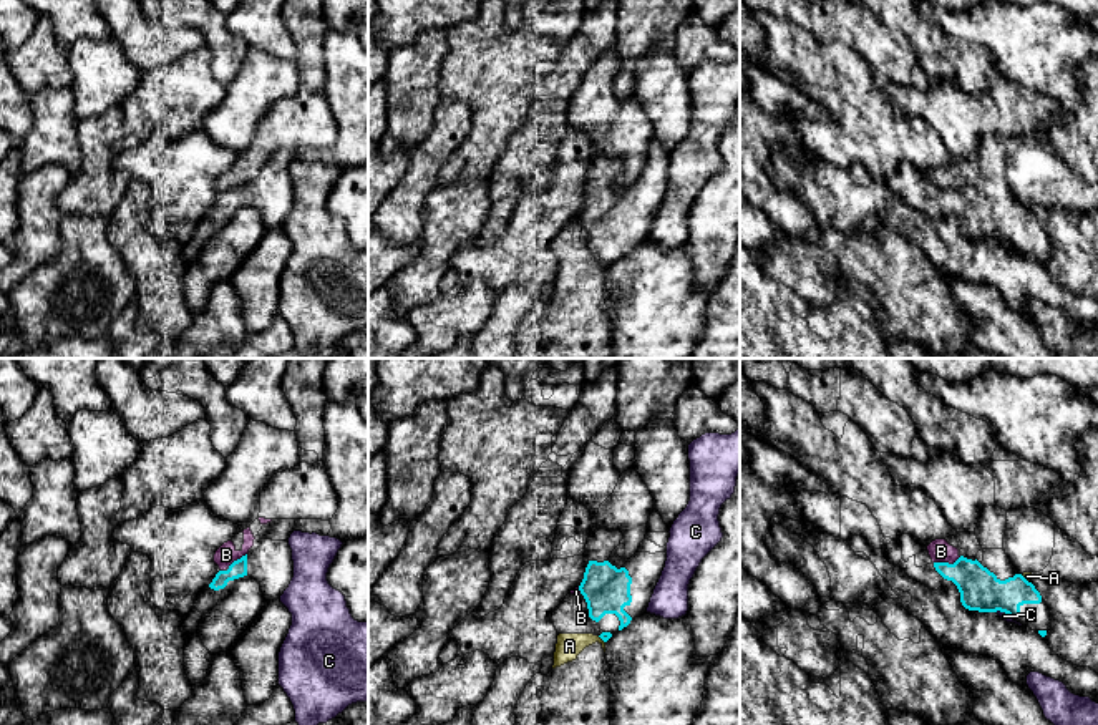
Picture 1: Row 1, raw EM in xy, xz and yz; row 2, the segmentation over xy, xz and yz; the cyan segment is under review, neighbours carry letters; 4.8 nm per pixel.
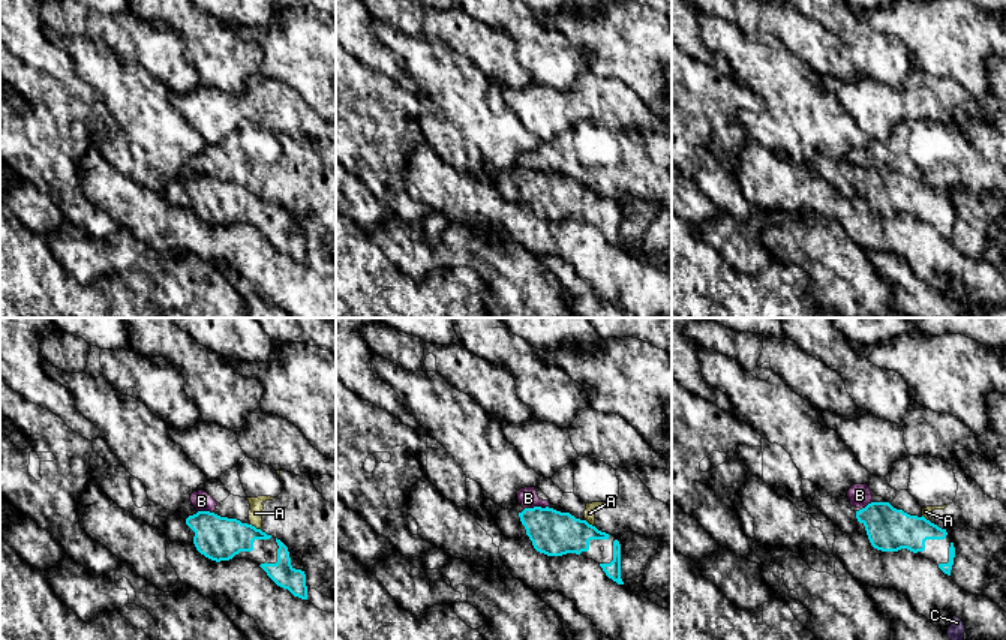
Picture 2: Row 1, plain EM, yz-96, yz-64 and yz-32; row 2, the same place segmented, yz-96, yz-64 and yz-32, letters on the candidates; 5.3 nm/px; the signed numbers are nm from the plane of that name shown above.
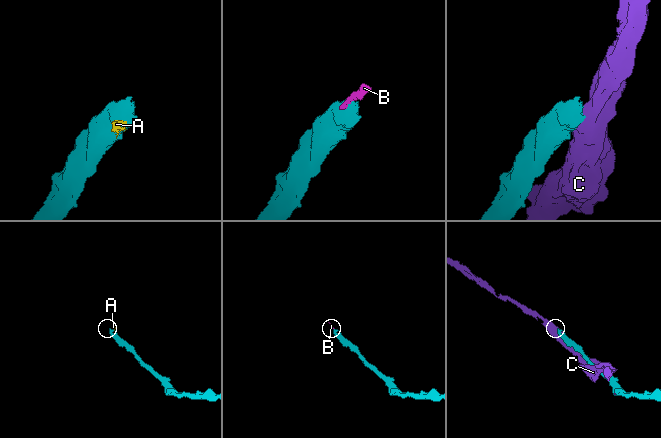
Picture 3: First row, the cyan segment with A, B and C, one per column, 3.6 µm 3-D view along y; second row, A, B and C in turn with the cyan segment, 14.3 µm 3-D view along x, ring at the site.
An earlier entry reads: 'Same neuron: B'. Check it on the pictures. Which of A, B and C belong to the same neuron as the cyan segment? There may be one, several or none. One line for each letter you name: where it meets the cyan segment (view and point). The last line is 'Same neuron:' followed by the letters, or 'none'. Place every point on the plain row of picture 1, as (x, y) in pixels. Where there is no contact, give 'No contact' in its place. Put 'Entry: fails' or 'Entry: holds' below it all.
Same neuron: none
Entry: fails

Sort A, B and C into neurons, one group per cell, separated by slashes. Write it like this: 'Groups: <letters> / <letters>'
Groups: A B / C

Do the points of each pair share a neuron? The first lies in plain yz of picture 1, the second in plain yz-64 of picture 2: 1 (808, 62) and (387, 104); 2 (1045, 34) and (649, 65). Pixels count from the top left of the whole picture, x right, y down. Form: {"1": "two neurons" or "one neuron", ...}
{"1": "two neurons", "2": "one neuron"}

